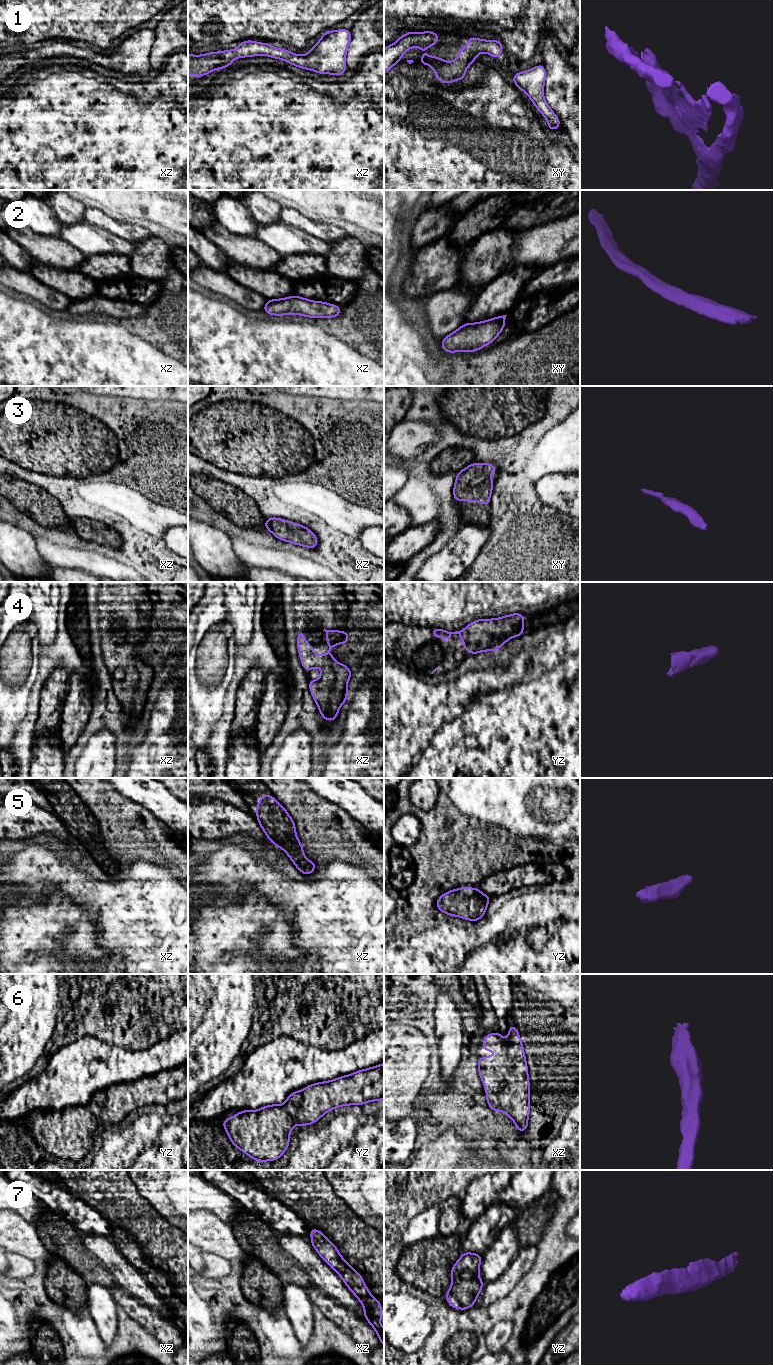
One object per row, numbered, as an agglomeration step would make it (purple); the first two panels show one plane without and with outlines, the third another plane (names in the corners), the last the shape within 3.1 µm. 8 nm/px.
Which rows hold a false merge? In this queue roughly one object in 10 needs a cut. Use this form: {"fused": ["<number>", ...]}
{"fused": []}

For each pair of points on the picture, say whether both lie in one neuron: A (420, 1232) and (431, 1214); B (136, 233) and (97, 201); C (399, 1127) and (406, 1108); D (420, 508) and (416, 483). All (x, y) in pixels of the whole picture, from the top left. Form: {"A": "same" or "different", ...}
{"A": "same", "B": "different", "C": "different", "D": "same"}

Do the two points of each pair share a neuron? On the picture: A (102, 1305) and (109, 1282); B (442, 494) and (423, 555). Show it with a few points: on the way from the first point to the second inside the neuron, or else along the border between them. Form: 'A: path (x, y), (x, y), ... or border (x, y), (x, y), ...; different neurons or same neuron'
A: border (88, 1284), (102, 1284), (111, 1290); different neurons
B: path (447, 510), (447, 532), (439, 541); same neuron

